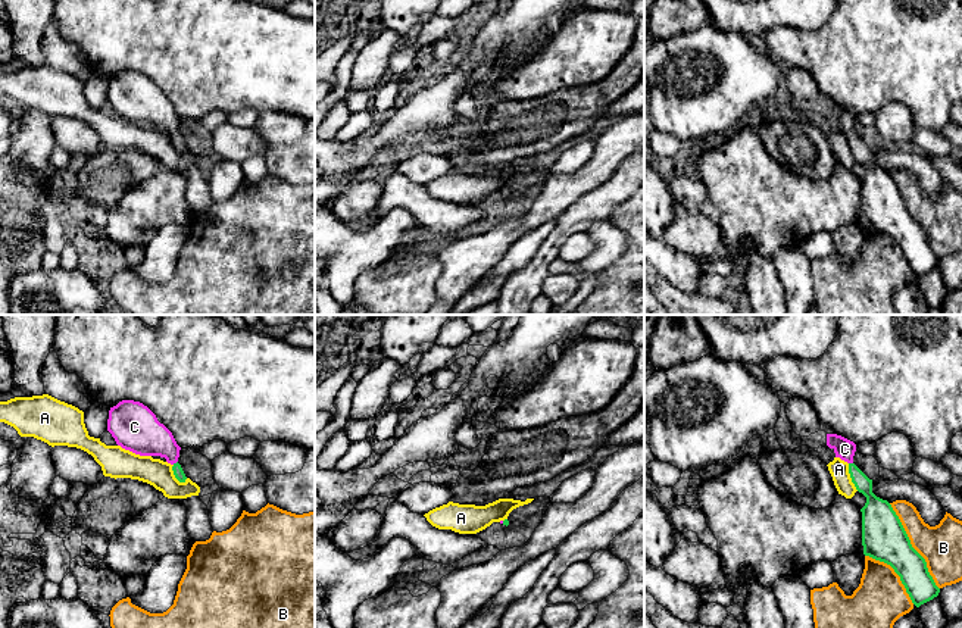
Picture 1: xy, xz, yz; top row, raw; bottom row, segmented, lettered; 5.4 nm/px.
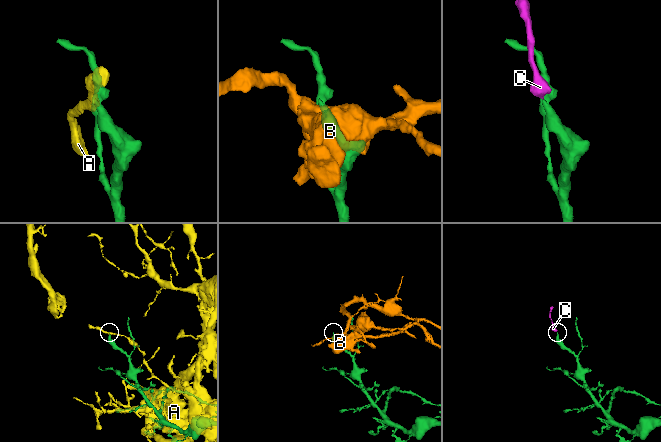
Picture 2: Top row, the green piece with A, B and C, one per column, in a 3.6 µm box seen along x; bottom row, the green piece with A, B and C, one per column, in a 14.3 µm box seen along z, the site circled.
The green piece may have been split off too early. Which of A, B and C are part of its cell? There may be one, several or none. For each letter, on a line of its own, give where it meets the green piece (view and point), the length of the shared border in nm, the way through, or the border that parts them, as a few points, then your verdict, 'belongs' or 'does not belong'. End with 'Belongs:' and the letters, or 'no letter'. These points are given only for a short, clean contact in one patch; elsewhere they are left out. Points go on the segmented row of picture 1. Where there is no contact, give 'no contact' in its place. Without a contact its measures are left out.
A: meets green in yz at (850, 477); contact 160 nm long; does not belong
B: meets green in yz at (911, 546); contact 550 nm long; does not belong
C: meets green in xy at (174, 464); contact 40 nm long; runs through xy (178, 472), (174, 464), (152, 439), (140, 433); belongs
Belongs: C

